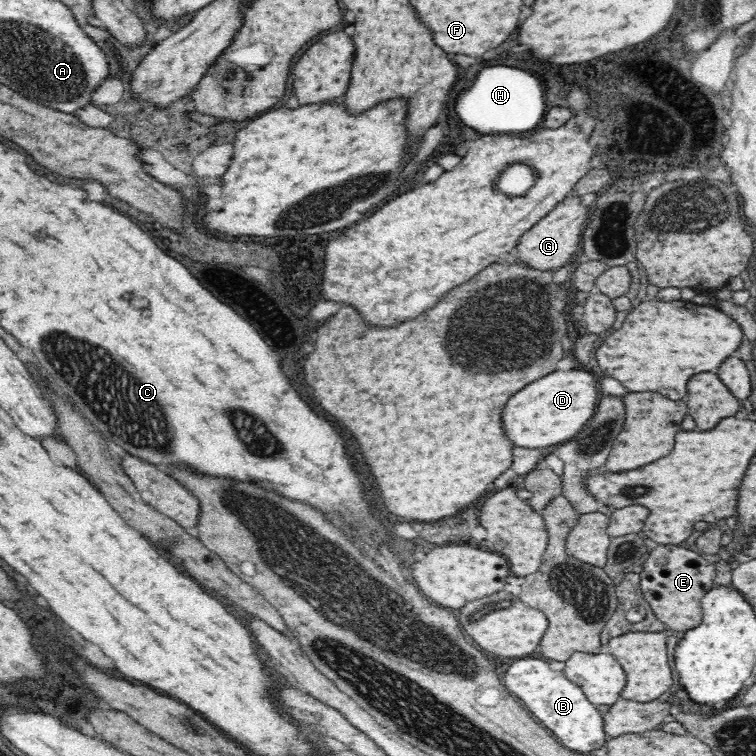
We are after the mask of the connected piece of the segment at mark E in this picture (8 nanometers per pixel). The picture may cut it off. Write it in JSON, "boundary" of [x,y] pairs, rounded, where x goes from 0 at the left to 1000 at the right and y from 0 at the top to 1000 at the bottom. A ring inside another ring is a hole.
{"boundary":[[[899,721],[868,722],[860,729],[857,738],[851,745],[849,757],[845,758],[848,783],[856,803],[864,807],[865,815],[870,816],[873,823],[882,828],[882,832],[903,837],[926,825],[930,816],[927,794],[937,780],[944,778],[944,765],[947,765],[944,747],[915,726],[907,726]]]}

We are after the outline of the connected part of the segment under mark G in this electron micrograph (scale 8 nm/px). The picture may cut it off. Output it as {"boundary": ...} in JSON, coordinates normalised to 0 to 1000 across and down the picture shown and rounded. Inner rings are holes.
{"boundary":[[[754,258],[745,267],[733,272],[725,286],[720,286],[698,304],[683,321],[681,347],[696,351],[701,356],[714,358],[733,358],[751,349],[759,333],[765,333],[776,288],[780,286],[782,274],[772,272],[762,259]]]}

